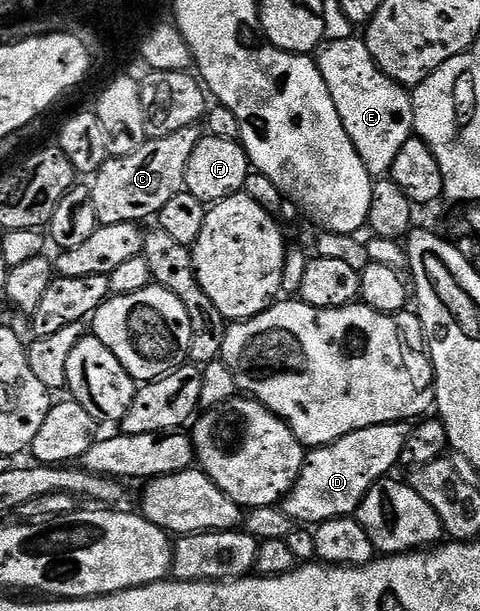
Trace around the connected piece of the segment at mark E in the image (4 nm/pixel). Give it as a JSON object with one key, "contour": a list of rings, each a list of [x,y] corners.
{"contour":[[[340,37],[331,41],[321,45],[315,54],[316,66],[322,79],[326,79],[330,99],[334,99],[334,107],[338,107],[338,119],[342,119],[342,127],[346,127],[354,151],[358,151],[366,171],[373,178],[383,178],[391,174],[394,159],[398,159],[398,151],[402,151],[402,143],[414,136],[411,92],[376,66],[367,40]]]}

